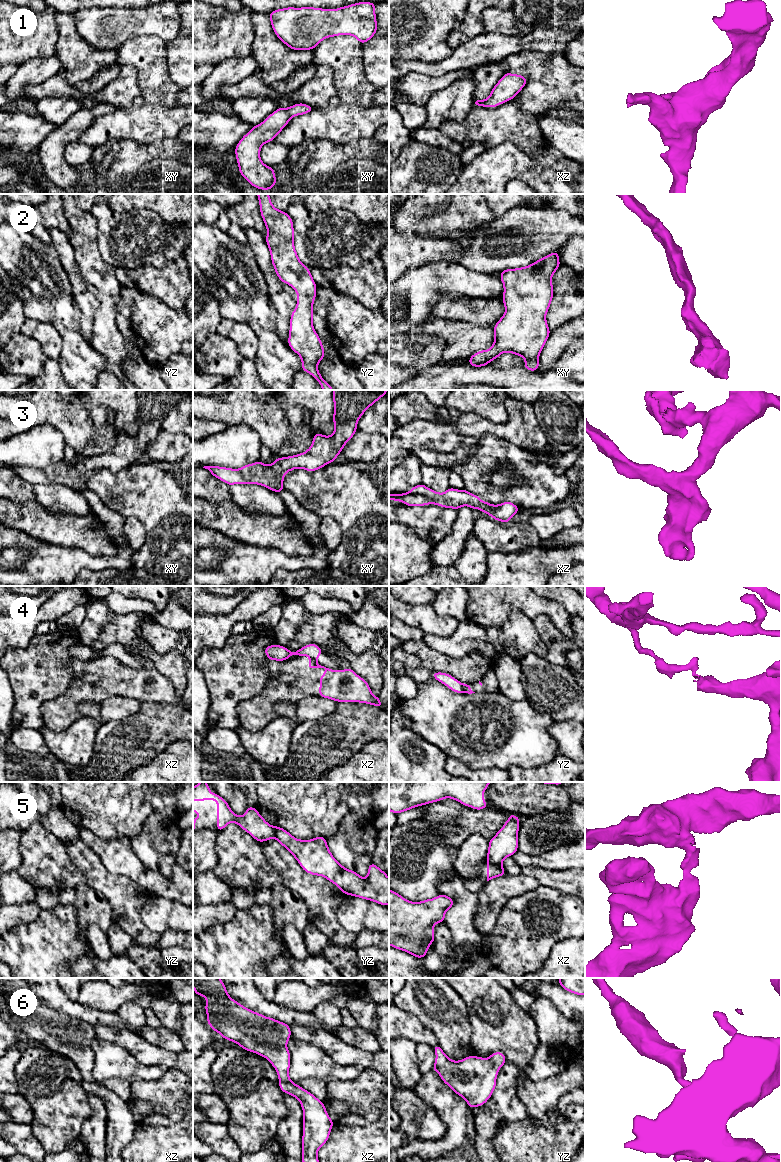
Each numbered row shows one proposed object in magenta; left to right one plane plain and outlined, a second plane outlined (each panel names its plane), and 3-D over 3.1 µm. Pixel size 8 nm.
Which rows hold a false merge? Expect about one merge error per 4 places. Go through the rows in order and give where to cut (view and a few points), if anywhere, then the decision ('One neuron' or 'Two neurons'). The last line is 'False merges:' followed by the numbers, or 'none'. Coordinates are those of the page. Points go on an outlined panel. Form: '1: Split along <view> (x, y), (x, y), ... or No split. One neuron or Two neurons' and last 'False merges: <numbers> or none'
1: No split. One neuron
2: No split. One neuron
3: No split. One neuron
4: No split. One neuron
5: Split along xz (487, 861), (501, 865). Two neurons
6: No split. One neuron
False merges: 5

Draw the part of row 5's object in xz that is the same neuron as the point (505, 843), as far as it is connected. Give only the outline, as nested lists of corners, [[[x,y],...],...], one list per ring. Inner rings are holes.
[[[510,813],[503,827],[489,839],[487,862],[502,865],[505,858],[518,851],[519,820],[519,816]]]

